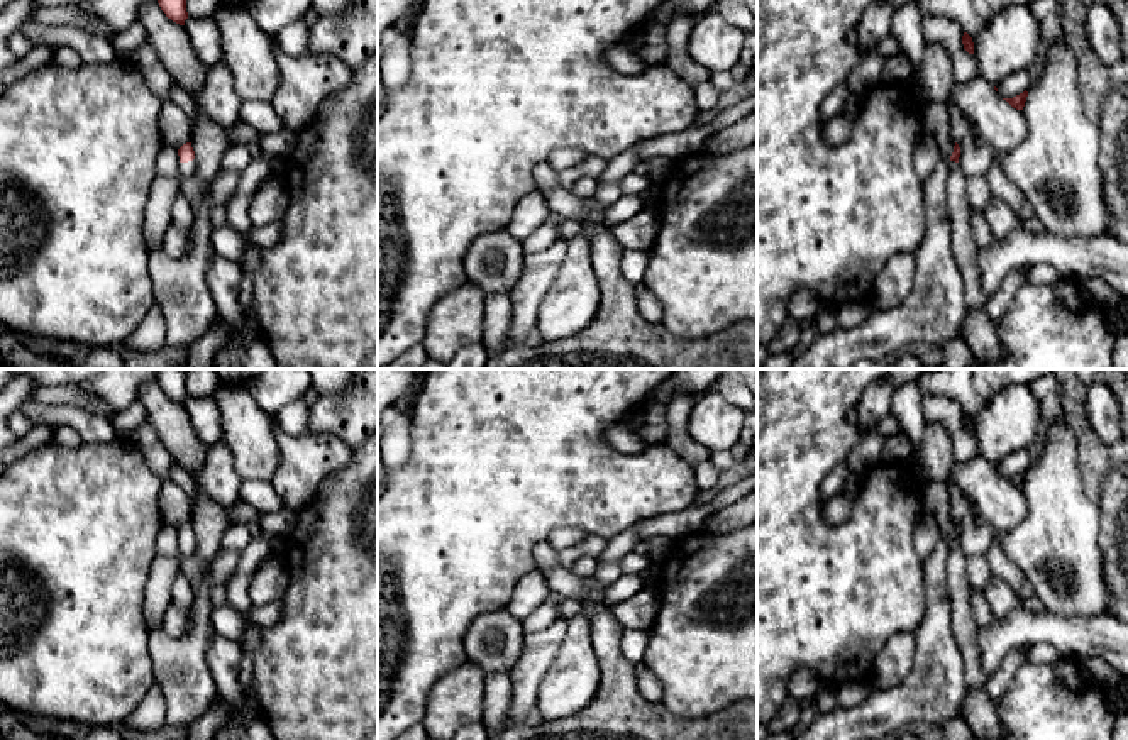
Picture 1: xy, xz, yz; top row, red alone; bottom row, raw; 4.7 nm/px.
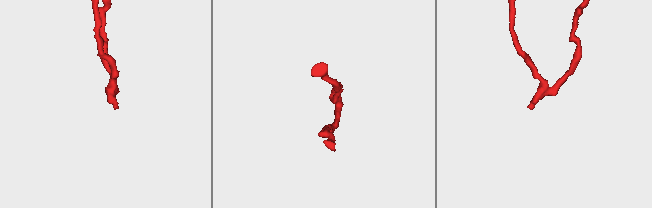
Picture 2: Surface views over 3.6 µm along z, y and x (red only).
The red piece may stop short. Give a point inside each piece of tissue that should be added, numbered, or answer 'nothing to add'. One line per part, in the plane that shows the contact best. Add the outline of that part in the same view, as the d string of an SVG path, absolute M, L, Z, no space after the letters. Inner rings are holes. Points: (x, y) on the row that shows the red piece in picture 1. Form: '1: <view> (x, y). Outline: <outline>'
1: xy (187, 170). Outline: M196 161L180 163L180 174L181 178L190 178L196 174Z

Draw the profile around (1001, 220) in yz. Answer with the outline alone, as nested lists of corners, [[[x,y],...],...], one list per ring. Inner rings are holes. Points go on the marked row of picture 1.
[[[998,196],[991,198],[982,213],[996,240],[1006,239],[1018,225],[1015,212]]]

